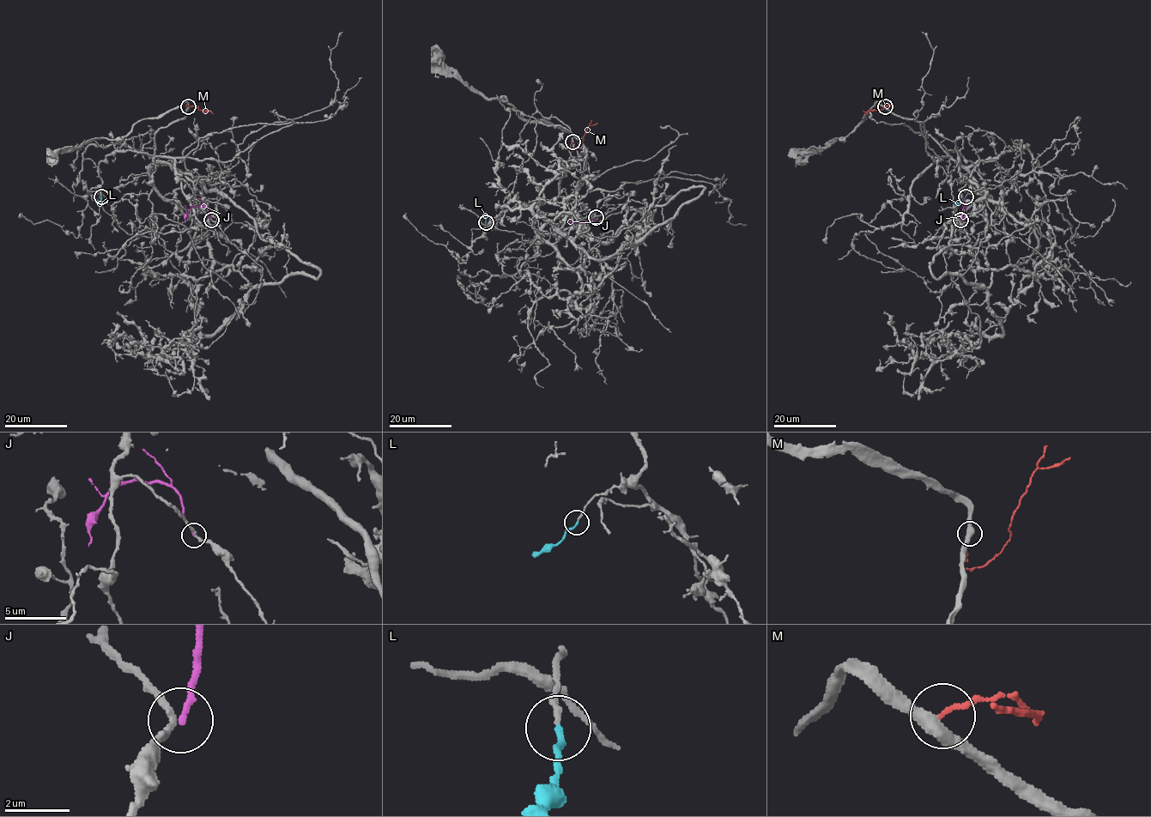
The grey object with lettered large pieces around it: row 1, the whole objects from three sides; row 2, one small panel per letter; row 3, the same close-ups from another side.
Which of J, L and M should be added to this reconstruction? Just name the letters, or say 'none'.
L

